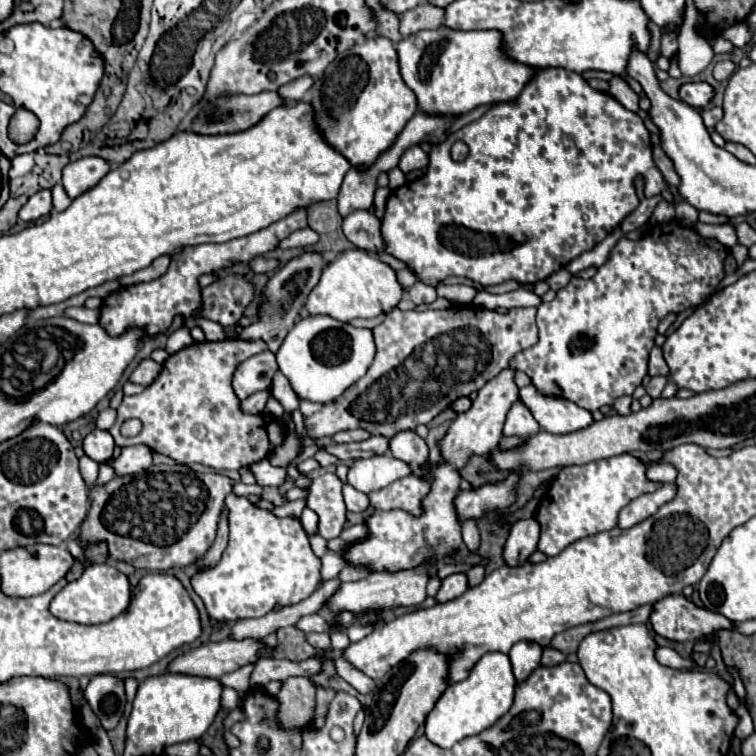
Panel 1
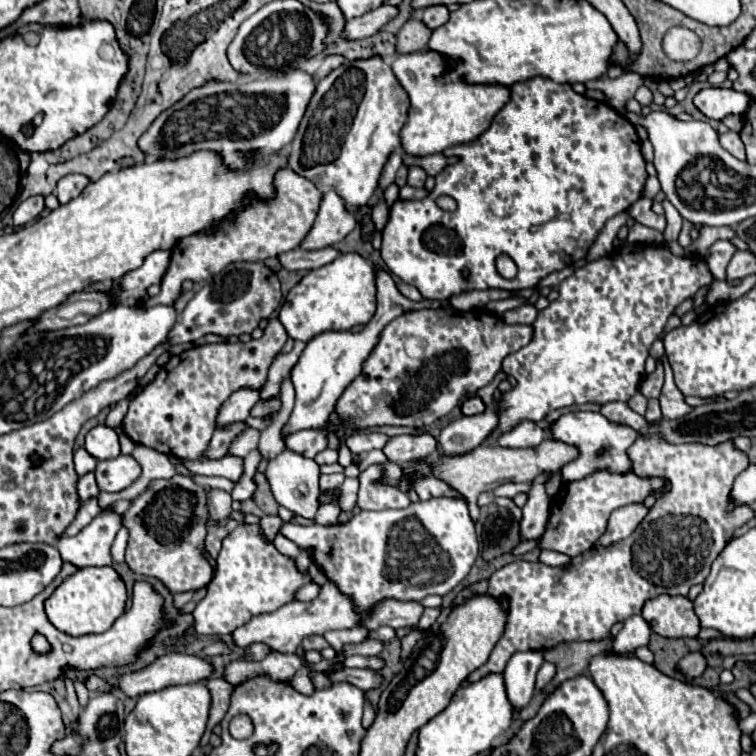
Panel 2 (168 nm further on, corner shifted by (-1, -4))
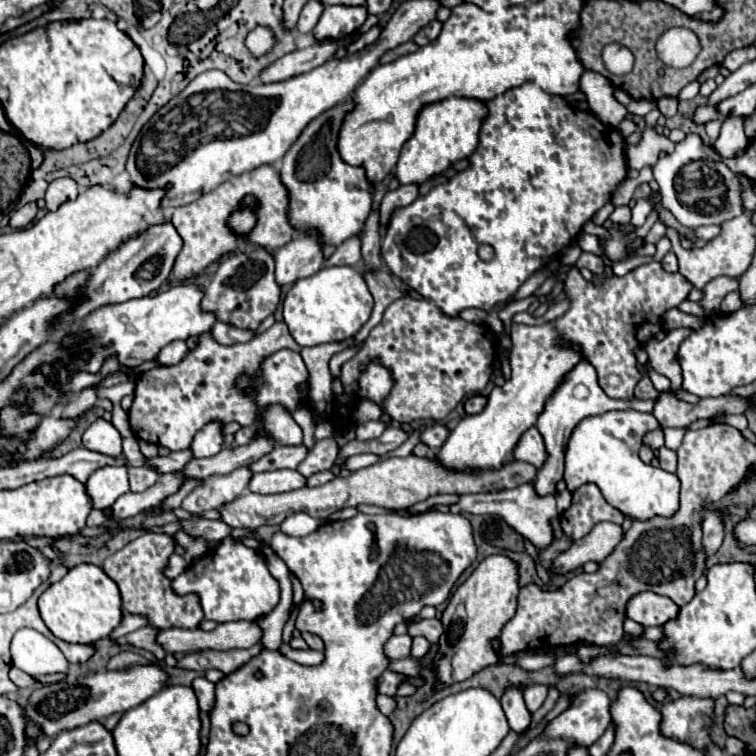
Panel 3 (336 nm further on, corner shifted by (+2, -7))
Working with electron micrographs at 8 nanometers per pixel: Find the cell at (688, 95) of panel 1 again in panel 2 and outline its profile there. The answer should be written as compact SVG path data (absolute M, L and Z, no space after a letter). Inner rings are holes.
M706 88L696 94L696 108L708 118L722 120L728 114L742 116L754 102L750 94L736 92L734 88Z

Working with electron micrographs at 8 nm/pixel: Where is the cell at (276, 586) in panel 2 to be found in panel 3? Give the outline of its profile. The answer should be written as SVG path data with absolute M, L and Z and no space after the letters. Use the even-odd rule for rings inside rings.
M233 537L219 541L219 545L209 549L203 559L191 563L179 577L173 579L173 589L175 593L197 593L205 611L205 619L215 623L239 619L257 621L273 611L273 607L279 603L281 591L279 581L267 569L265 557Z

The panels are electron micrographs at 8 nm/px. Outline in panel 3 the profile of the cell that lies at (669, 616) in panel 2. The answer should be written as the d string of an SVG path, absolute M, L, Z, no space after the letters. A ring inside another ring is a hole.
M639 593L627 605L627 617L643 627L663 627L677 613L679 607L669 597L659 597L657 593Z

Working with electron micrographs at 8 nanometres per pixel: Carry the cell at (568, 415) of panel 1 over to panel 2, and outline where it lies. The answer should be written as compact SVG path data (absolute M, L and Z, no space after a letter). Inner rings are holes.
M568 412L560 416L552 426L552 436L556 440L562 440L570 446L574 446L580 456L566 466L562 466L562 478L564 482L574 482L592 476L598 470L616 472L616 474L628 474L632 472L632 462L628 458L628 448L636 442L638 434L634 428L618 422L610 422L600 412Z

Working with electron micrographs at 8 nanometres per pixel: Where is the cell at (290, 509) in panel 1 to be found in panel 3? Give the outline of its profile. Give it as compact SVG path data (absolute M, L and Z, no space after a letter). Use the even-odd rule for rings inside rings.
M209 519L183 521L183 529L189 535L197 535L197 537L203 537L207 541L221 541L223 537L229 537L233 531L233 527L223 523L221 519L217 519L217 521L209 521Z

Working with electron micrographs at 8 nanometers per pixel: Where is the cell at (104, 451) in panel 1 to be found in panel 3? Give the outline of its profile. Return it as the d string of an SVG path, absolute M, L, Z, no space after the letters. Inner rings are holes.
M97 419L83 433L83 445L91 451L109 455L119 459L121 455L121 435L119 431L105 419Z

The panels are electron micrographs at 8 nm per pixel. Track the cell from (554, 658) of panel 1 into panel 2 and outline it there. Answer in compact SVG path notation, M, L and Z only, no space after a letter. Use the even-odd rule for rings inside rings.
M544 662L538 670L538 676L536 676L536 692L542 690L554 678L554 674L556 674L556 666L552 662Z

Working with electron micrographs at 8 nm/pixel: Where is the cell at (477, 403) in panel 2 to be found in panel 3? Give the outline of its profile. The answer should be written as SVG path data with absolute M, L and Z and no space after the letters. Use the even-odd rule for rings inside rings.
M483 395L469 397L469 399L465 401L465 413L467 413L467 415L481 413L481 411L483 411L483 407L485 407L485 403L487 403L487 397L483 397Z

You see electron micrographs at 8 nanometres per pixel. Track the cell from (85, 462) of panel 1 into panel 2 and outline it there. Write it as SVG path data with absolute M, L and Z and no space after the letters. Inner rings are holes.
M92 472L86 474L86 476L82 476L78 480L78 498L80 498L80 502L86 502L86 500L98 496L98 492L100 490L96 486L96 480L94 480L94 474Z

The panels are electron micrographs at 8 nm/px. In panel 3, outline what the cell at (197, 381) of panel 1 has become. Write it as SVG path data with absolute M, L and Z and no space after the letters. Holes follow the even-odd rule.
M275 323L255 339L229 347L215 343L209 333L199 335L199 345L191 349L181 363L171 367L163 365L137 377L135 399L129 409L131 431L141 441L167 447L169 451L181 451L191 445L195 433L209 421L251 425L257 409L255 389L239 389L237 379L243 375L259 377L261 363L281 349L301 351L285 323Z

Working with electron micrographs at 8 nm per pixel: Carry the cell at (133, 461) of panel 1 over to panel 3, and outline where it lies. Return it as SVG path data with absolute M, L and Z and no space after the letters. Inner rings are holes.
M107 465L91 473L85 483L89 497L93 499L93 507L107 509L115 503L117 497L129 491L129 473L127 465Z

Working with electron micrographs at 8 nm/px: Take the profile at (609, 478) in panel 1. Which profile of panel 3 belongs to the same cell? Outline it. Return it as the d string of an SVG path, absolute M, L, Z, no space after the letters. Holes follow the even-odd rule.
M585 483L573 491L571 505L561 515L563 535L571 541L579 541L601 521L613 521L621 525L623 513L605 501L601 489L595 483Z

